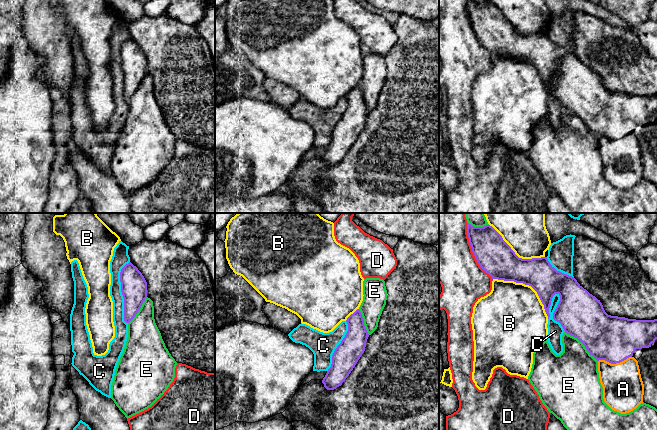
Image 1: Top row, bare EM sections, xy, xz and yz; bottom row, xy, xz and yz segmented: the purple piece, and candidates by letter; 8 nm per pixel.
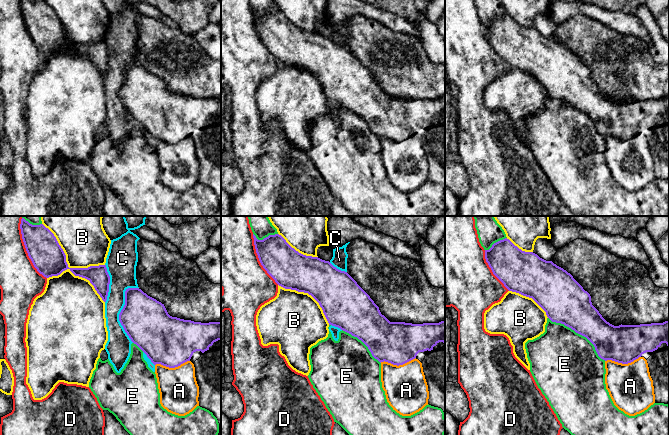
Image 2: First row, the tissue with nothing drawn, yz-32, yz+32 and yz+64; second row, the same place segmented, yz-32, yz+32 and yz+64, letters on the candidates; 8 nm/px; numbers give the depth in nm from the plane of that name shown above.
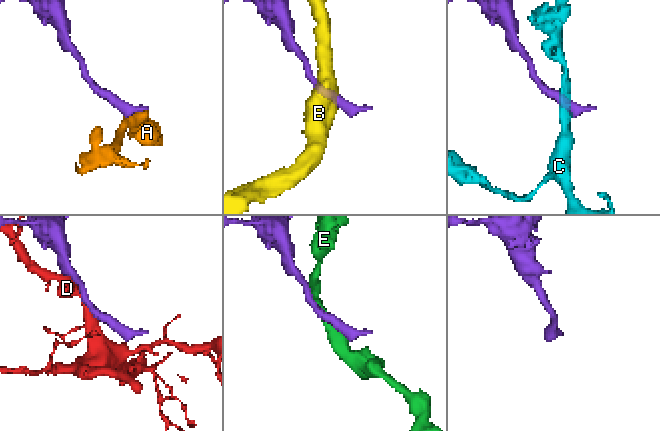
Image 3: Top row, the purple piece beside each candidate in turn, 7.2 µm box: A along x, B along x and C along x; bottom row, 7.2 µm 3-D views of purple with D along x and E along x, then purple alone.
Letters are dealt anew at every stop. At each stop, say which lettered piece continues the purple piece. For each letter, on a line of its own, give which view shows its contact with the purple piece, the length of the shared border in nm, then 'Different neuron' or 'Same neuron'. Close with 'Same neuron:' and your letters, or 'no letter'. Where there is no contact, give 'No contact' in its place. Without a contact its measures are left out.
A: Touches purple in yz. Shared border 280 nm. Different neuron
B: Touches purple in yz. Shared border 550 nm. Different neuron
C: Touches purple in yz. Shared border 320 nm. Different neuron
D: Touches purple in yz. Shared border 500 nm. Different neuron
E: Touches purple in yz. Shared border 360 nm. Different neuron
Same neuron: no letter

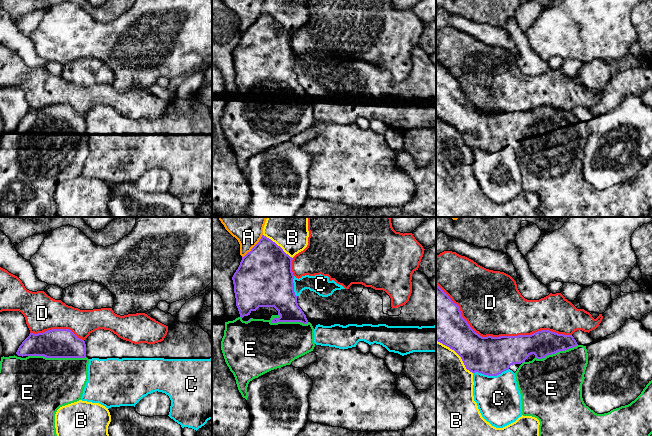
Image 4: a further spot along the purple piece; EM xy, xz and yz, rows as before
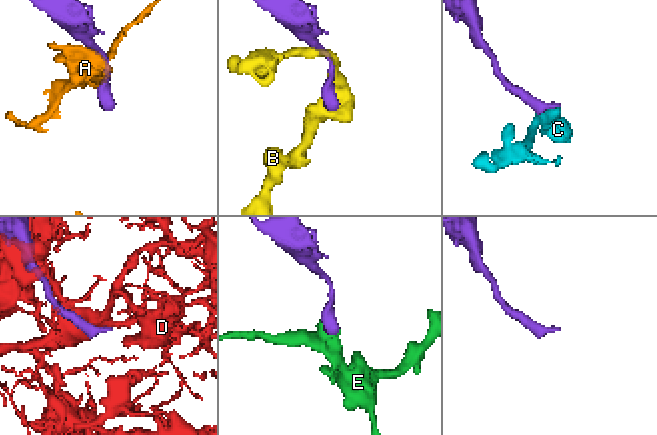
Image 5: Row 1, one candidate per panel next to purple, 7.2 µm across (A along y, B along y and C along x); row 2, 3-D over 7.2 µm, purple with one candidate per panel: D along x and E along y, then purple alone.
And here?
A: Touches purple in xz. Shared border 260 nm. Different neuron
B: Touches purple in yz. Shared border 400 nm. Different neuron
C: Touches purple in yz. Shared border 300 nm. Different neuron
D: Touches purple in yz. Shared border 1150 nm. Different neuron
E: Touches purple in xy. Shared border 460 nm. Same neuron
Same neuron: E

